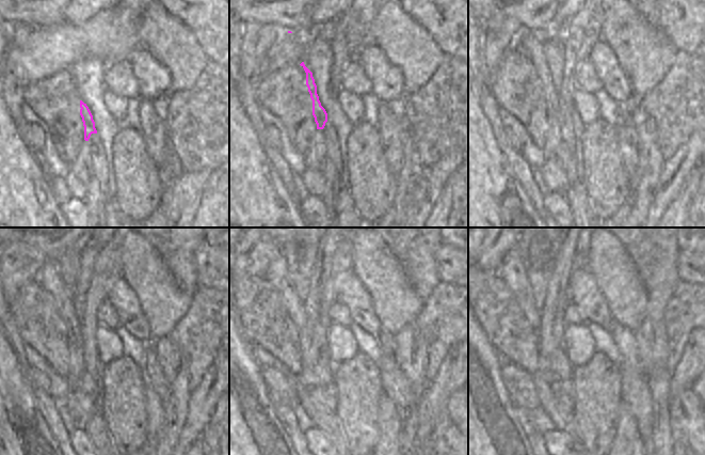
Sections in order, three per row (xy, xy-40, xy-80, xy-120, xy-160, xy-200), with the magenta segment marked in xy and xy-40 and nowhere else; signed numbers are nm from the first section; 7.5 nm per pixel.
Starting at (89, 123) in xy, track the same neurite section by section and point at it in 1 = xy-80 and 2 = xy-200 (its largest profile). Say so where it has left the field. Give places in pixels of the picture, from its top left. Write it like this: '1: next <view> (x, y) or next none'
1: next xy-80 (532, 44)
2: next xy-200 (511, 269)

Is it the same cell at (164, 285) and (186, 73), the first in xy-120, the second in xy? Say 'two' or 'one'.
one

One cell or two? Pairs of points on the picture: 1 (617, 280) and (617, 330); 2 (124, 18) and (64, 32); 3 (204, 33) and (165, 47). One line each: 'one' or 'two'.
1: two
2: one
3: two

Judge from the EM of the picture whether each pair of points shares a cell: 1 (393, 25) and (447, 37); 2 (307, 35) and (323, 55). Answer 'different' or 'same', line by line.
1: different
2: different

